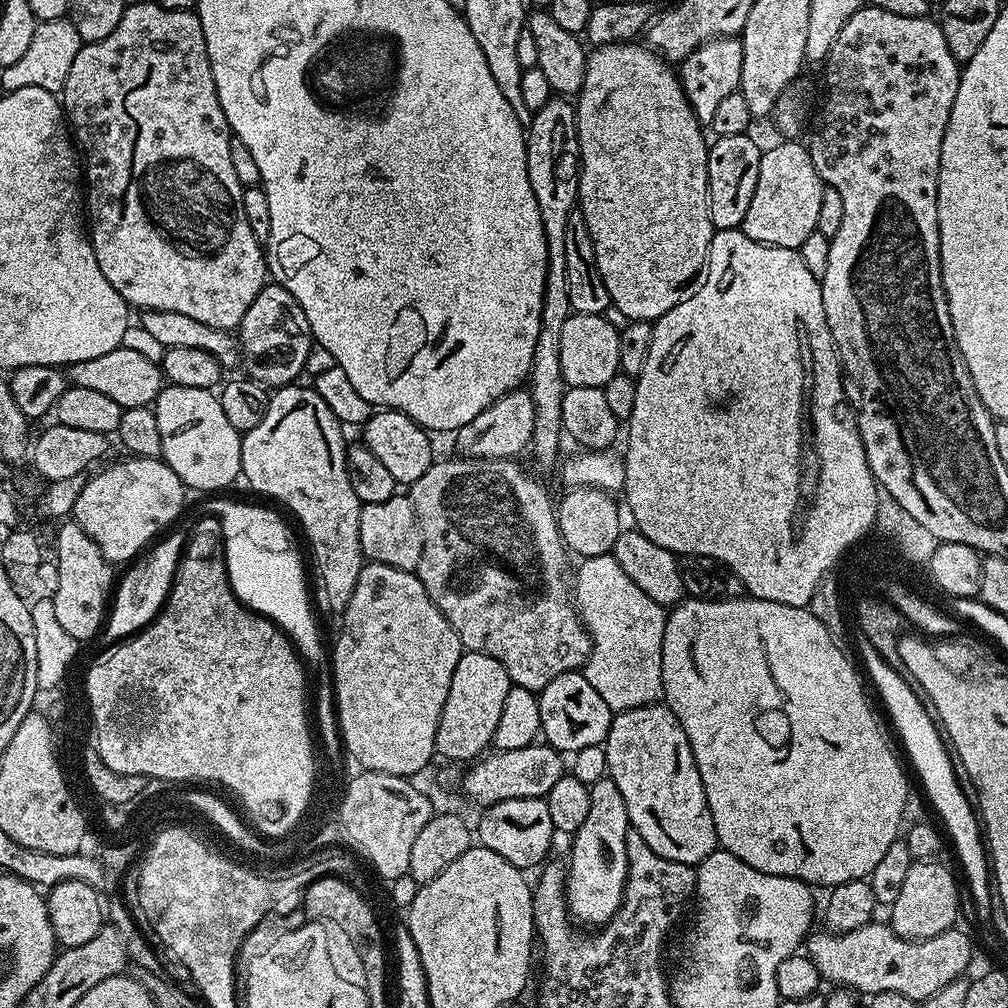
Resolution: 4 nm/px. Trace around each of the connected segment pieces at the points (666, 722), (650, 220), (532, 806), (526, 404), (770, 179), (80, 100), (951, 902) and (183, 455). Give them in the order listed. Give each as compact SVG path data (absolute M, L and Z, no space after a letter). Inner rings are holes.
M647 704L615 713L603 746L608 775L622 793L622 802L626 802L628 823L638 834L642 834L650 850L654 850L662 858L693 866L699 866L712 852L717 851L714 818L706 802L706 790L702 786L702 778L698 774L698 766L690 750L686 730L682 730L678 718L667 704Z
M640 42L602 44L593 47L588 52L586 78L582 82L574 103L576 105L578 146L580 147L578 210L586 222L586 230L590 230L590 238L594 242L594 258L598 262L598 274L602 274L602 282L606 282L606 290L612 299L611 307L617 308L624 315L625 321L646 320L655 322L659 316L666 314L666 310L678 306L678 302L684 300L689 291L688 283L692 279L695 281L706 268L708 247L712 241L714 229L708 209L708 150L710 144L707 139L704 141L705 129L698 122L698 118L686 98L677 69L665 60L659 52Z
M539 796L510 798L506 802L489 804L481 812L484 813L481 814L480 821L474 824L474 836L479 847L494 850L494 854L506 858L506 862L521 870L535 869L549 859L548 851L552 848L554 829L550 822L547 799Z
M531 391L507 392L498 398L478 418L466 422L456 429L454 439L461 457L469 460L511 460L519 457L519 452L529 447L534 434L534 402Z
M788 138L784 144L776 144L773 148L765 147L760 157L758 170L758 186L754 186L754 198L750 198L750 210L746 210L746 218L740 223L739 229L746 234L746 238L754 238L754 242L762 242L779 248L799 249L806 238L816 231L818 209L822 206L822 190L825 183L820 179L818 170L812 161L811 151L804 148L795 139Z
M158 2L129 3L122 14L122 22L114 26L111 34L106 34L106 38L98 42L81 43L78 58L74 58L70 74L66 77L62 107L74 133L75 143L82 149L82 164L86 169L86 208L90 213L90 239L98 266L102 274L106 274L106 282L110 282L110 286L114 286L114 290L118 290L118 294L133 309L174 310L174 314L187 314L198 322L206 322L206 326L239 329L246 310L250 310L250 302L258 298L269 279L268 266L265 249L261 241L256 239L254 230L250 230L250 222L246 222L246 210L242 210L245 185L238 182L234 165L230 163L230 142L234 137L218 102L218 90L214 86L214 74L206 54L202 22L195 11L166 10Z
M936 858L917 860L910 866L906 879L902 882L902 891L898 893L898 898L890 906L890 912L892 912L890 927L896 935L907 940L925 940L942 934L957 923L956 915L960 912L960 892L956 889L956 880L952 877L951 870L946 865L939 864L940 862Z
M165 385L161 389L159 395L156 396L156 401L152 405L155 418L157 419L158 434L161 435L160 447L161 459L166 463L176 474L178 474L180 481L185 484L185 487L189 490L196 490L198 492L212 492L208 494L214 494L216 490L220 490L228 485L230 485L236 478L239 479L241 475L241 442L243 440L243 435L236 431L234 426L228 421L226 414L223 413L222 404L219 397L211 390L200 387L184 387L176 385Z

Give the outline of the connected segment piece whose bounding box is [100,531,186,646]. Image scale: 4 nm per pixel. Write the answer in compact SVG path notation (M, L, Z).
M169 531L159 542L153 543L141 557L134 560L121 582L119 579L100 636L108 646L121 643L151 623L167 600L168 592L175 580L176 565L179 564L180 553L186 543L183 535L171 532Z

